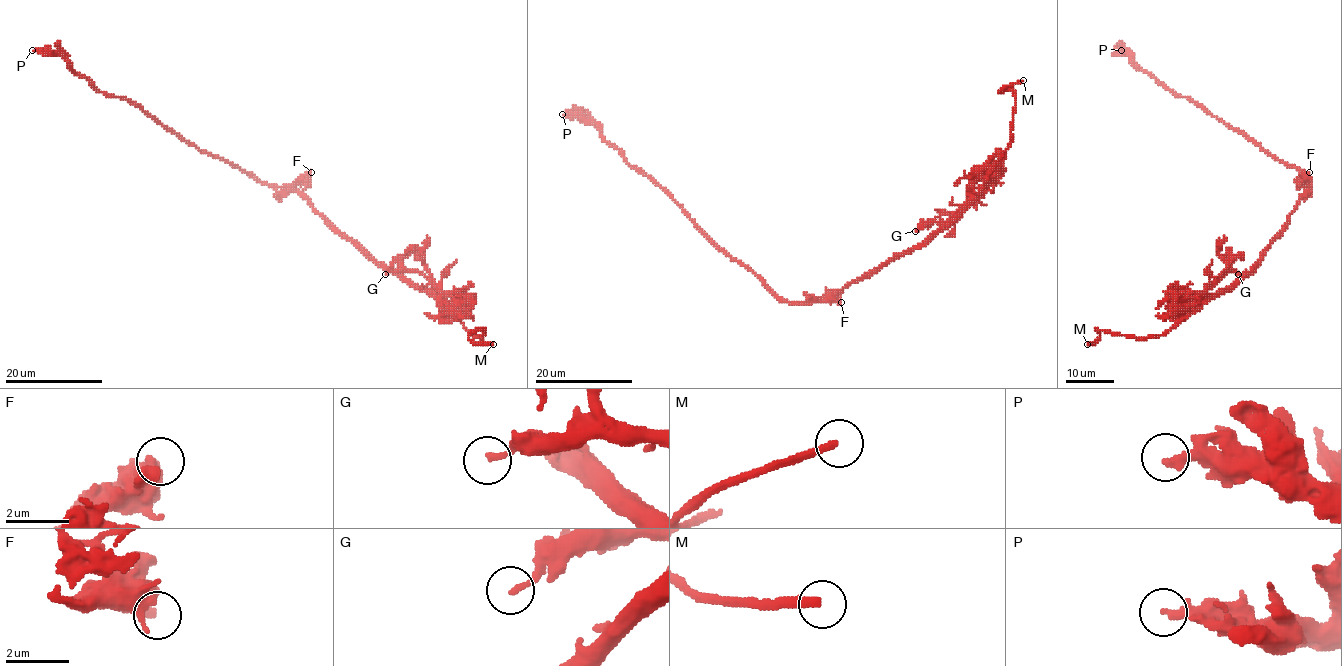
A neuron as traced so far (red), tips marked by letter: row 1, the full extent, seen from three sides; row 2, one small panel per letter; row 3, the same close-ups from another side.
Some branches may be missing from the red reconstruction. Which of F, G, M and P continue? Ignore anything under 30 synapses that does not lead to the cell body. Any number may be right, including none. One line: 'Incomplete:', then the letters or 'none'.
Incomplete: M

